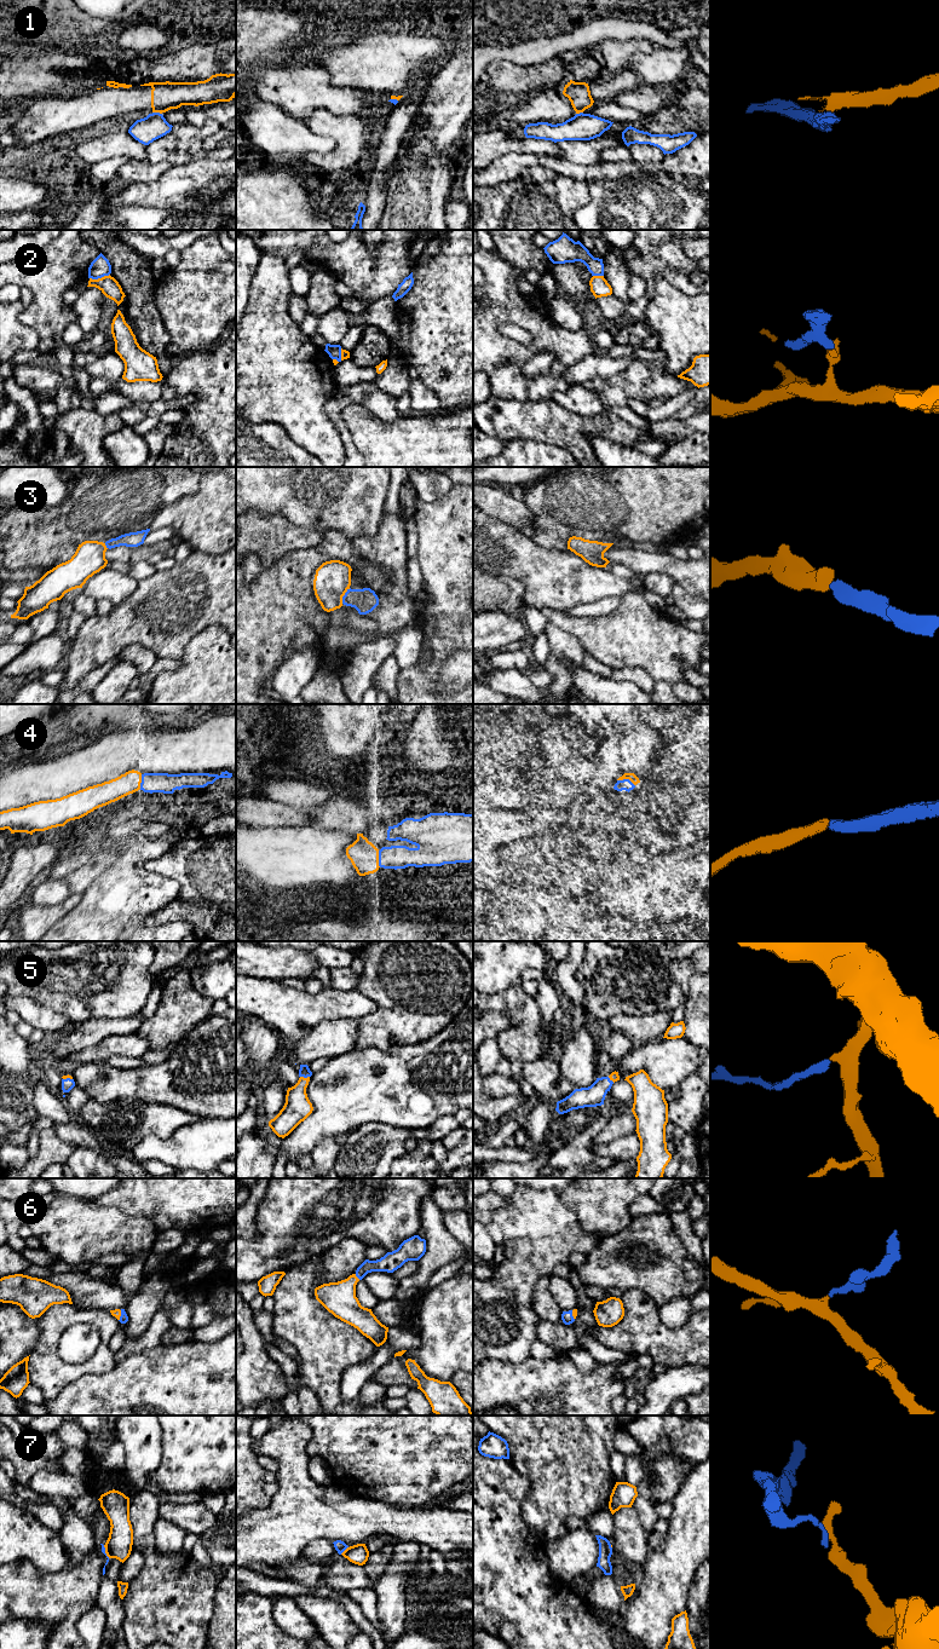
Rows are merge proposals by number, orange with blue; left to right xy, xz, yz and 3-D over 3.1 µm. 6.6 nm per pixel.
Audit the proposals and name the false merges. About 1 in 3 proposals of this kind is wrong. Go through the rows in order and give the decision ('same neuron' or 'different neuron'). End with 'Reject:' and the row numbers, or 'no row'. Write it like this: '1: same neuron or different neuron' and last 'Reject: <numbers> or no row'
1: different neuron
2: different neuron
3: same neuron
4: same neuron
5: same neuron
6: same neuron
7: different neuron
Reject: 1, 2, 7

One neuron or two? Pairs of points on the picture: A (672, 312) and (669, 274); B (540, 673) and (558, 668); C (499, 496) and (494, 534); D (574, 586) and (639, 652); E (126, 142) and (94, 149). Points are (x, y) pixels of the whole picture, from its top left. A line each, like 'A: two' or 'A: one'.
A: two
B: two
C: two
D: two
E: one

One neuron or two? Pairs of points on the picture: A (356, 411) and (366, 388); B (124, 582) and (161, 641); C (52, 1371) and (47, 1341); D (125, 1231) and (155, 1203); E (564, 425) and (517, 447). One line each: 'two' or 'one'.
A: two
B: two
C: one
D: two
E: two

